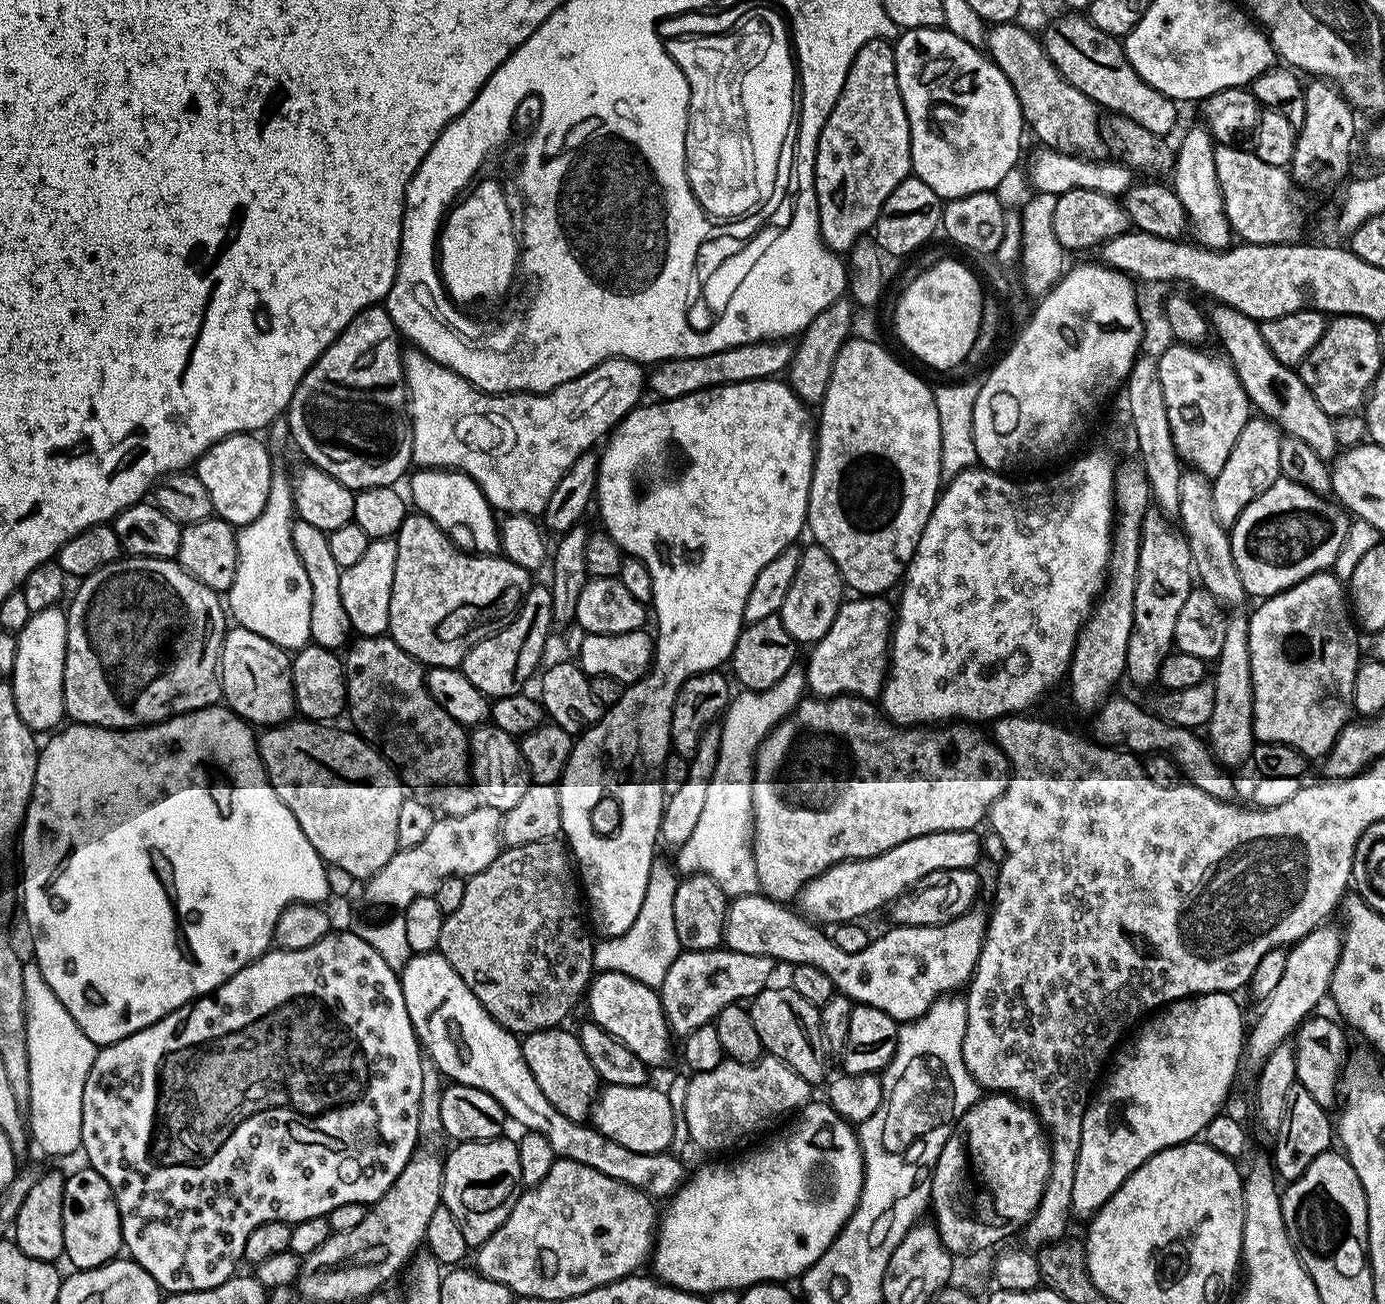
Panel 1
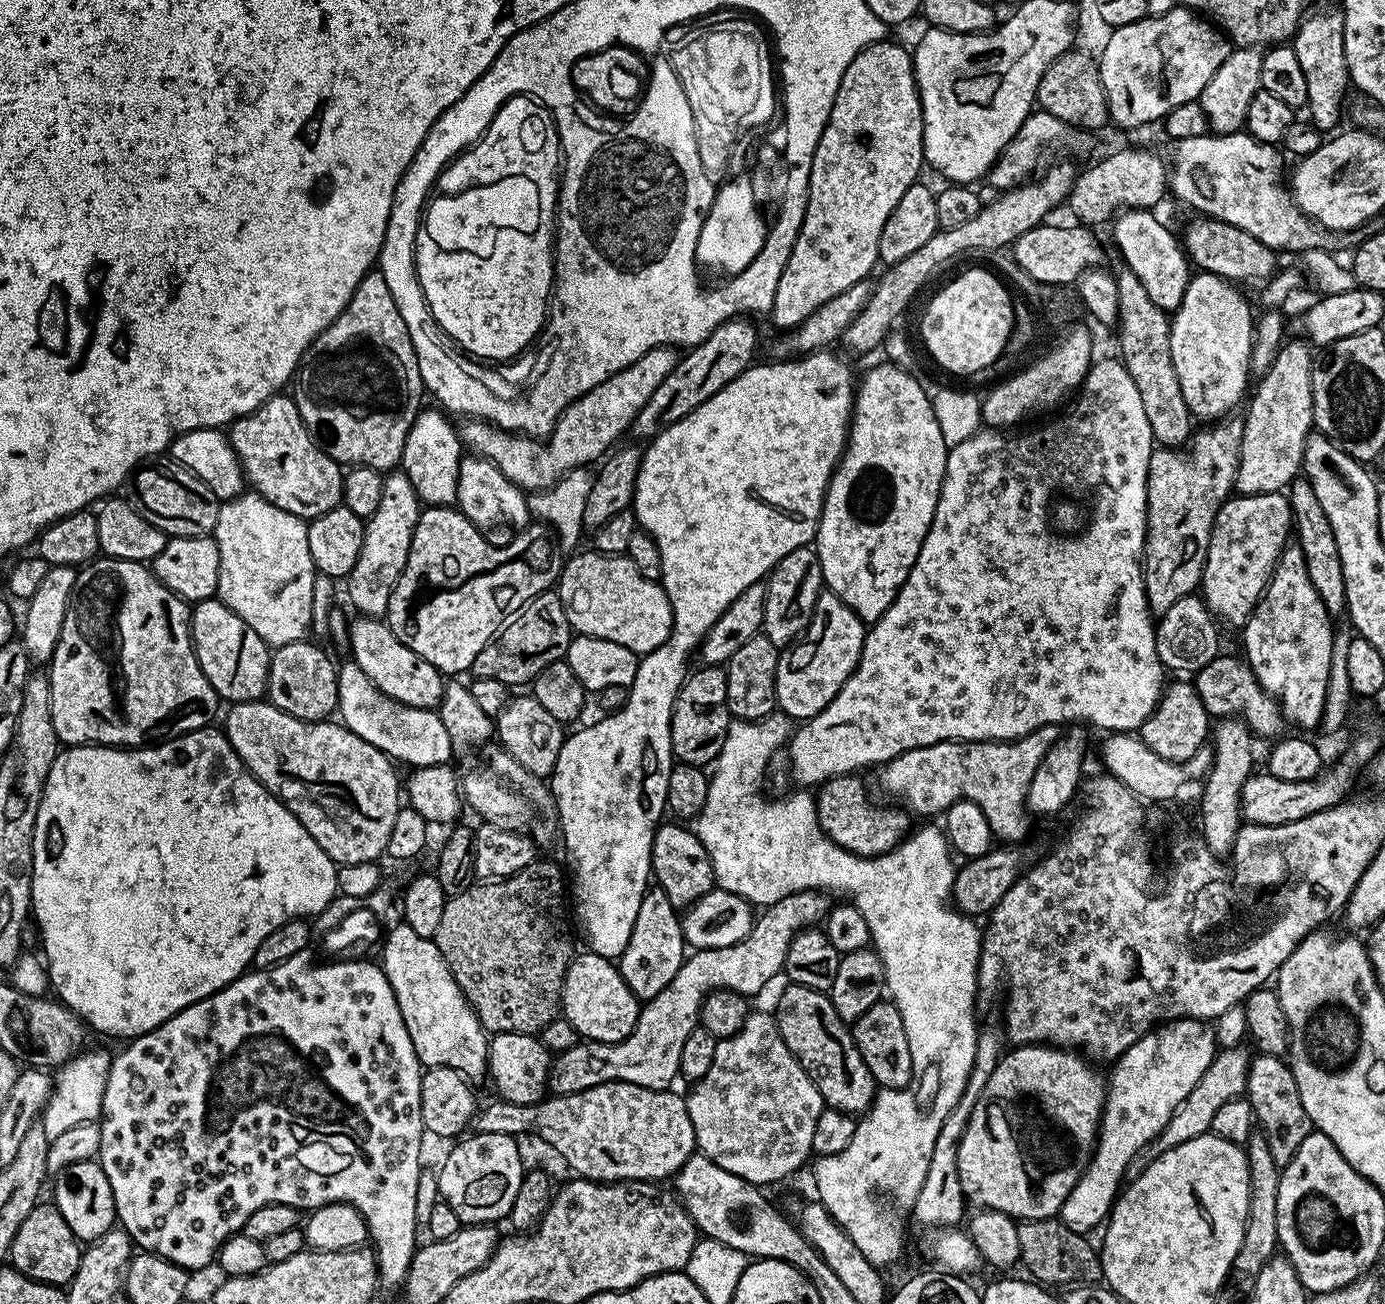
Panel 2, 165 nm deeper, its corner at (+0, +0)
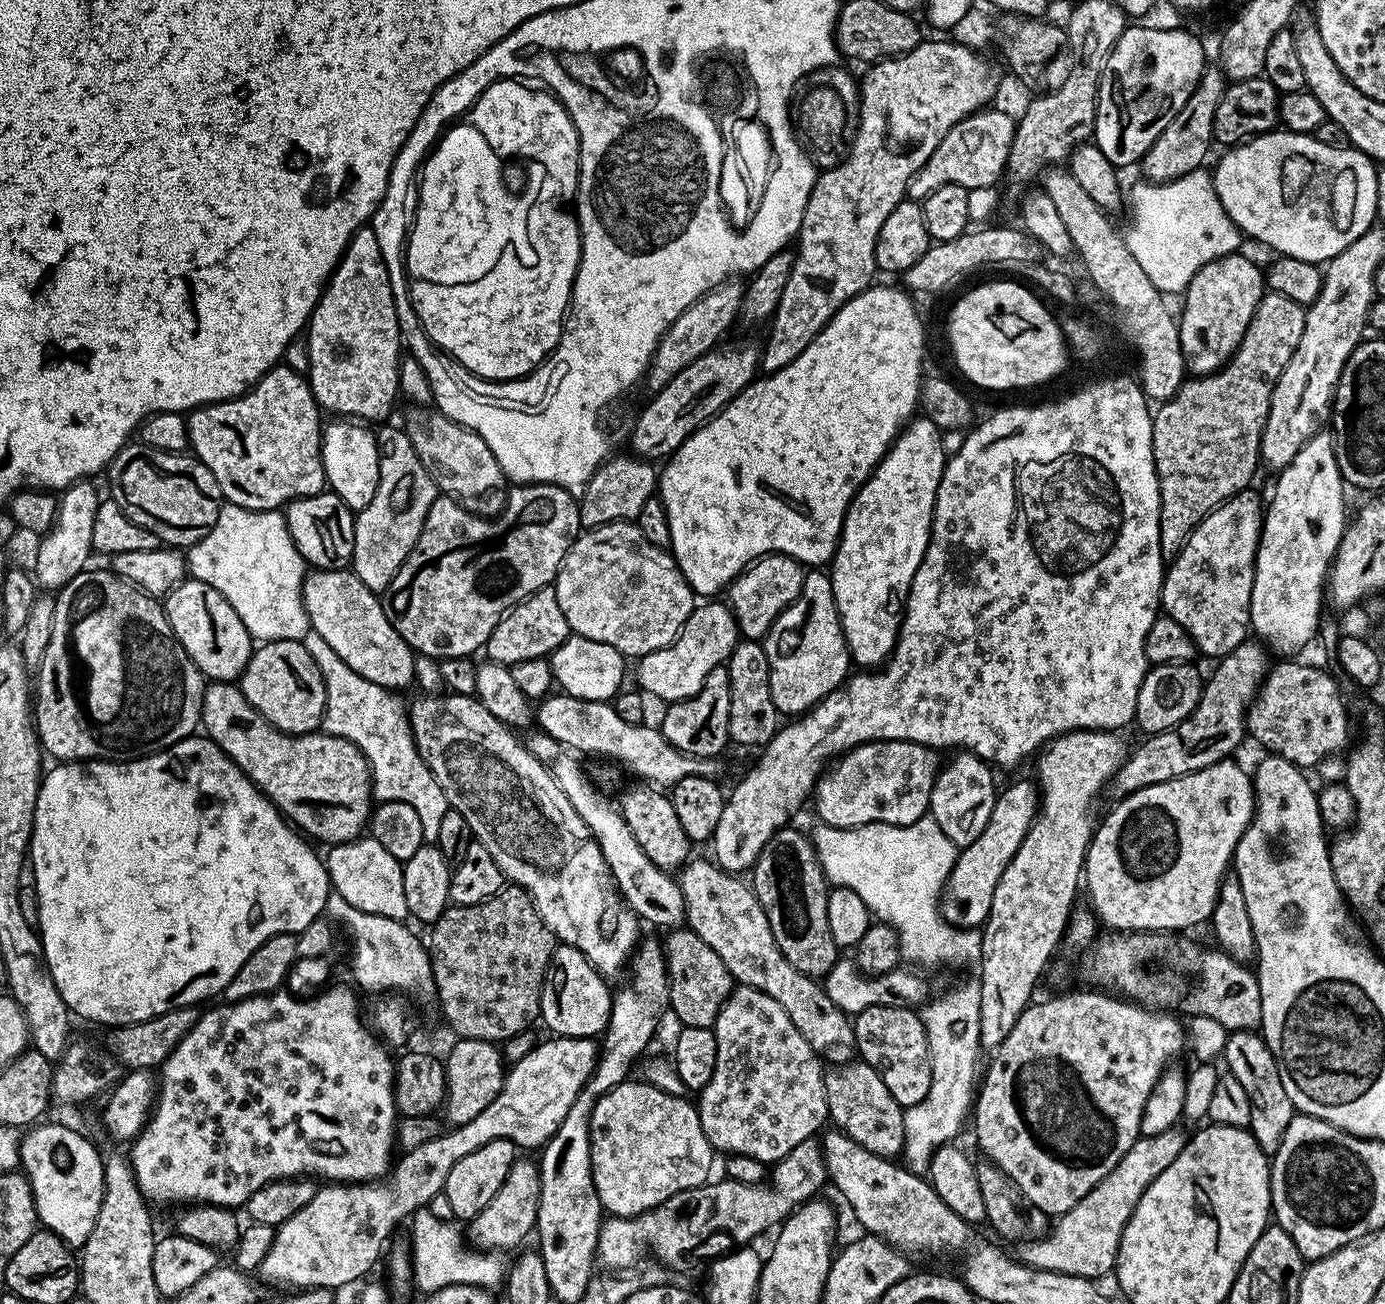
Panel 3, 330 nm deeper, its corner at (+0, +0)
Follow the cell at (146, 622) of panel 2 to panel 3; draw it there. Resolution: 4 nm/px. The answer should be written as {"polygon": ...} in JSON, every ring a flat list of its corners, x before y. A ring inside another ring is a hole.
{"polygon":[[85,570,78,573,76,577,67,584,65,588,59,589,58,595,56,596,56,605,54,606,54,630,50,634,50,646,46,646,46,658,42,658,40,667,38,669,38,675,40,675,40,681,35,681,34,684,34,727,36,730,37,737,40,742,41,749,45,753,48,752,53,756,53,761,56,762,83,762,86,760,119,760,121,762,127,762,135,760,141,756,153,756,156,752,160,752,163,748,169,748,174,746,180,740,187,740,189,736,193,735,197,731,198,725,200,724,200,711,202,710,202,698,204,697,204,685,206,683,206,677,200,668,195,664,192,659,186,654,186,650,178,642,178,638,174,634,174,630,170,626,168,621,168,615,164,613,164,605,157,597,148,596,146,593,140,591,139,588,128,583,127,580,117,576,115,572,111,570,105,570,105,572,92,572,93,570]]}

